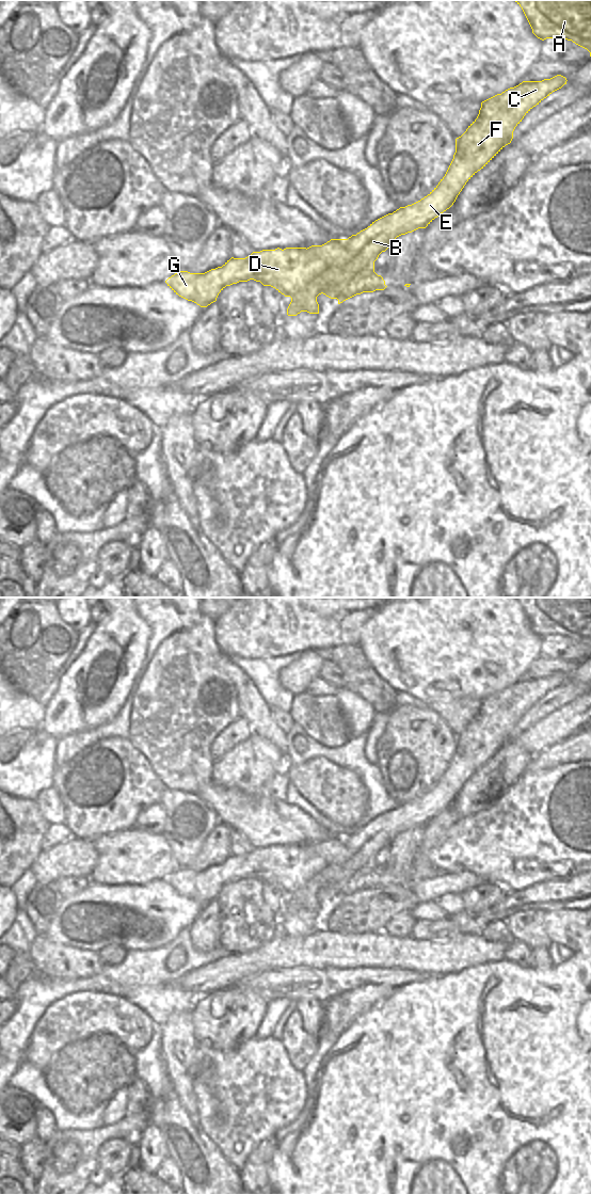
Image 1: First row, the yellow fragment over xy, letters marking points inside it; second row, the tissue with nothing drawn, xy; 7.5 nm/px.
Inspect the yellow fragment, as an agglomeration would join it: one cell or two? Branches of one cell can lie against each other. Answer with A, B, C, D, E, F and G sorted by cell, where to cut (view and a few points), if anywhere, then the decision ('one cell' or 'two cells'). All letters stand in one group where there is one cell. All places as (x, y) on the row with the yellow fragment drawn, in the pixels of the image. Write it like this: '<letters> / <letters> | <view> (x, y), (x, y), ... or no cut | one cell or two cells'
A B C E F / D G | xy (334, 265), (325, 270), (300, 298), (291, 299) | two cells

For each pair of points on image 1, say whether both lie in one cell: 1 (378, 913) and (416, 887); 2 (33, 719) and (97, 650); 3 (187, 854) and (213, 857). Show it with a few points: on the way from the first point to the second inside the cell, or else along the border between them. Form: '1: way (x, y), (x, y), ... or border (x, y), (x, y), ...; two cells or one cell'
1: border (408, 885), (419, 902); two cells
2: border (46, 706), (43, 713), (41, 729); two cells
3: border (209, 832), (200, 851), (186, 867); two cells

